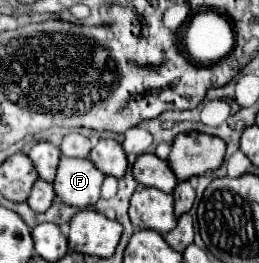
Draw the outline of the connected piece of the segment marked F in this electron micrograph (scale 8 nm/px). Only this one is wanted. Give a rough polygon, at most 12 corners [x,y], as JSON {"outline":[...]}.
{"outline":[[62,156],[54,192],[90,208],[104,174],[88,158]]}

